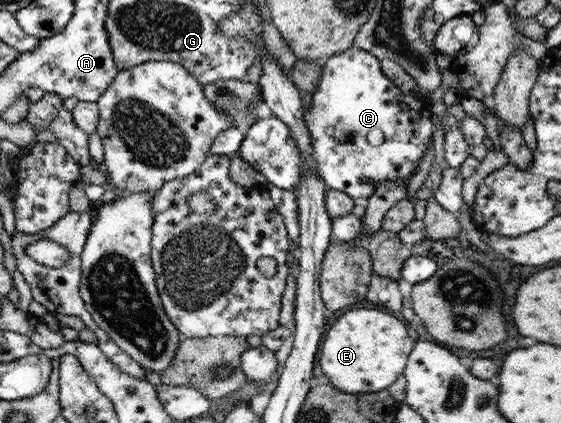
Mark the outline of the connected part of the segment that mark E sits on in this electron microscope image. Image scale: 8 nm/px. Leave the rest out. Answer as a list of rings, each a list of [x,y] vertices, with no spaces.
[[[374,308],[347,310],[327,331],[319,365],[335,388],[347,394],[379,392],[403,374],[414,341],[397,317]]]

